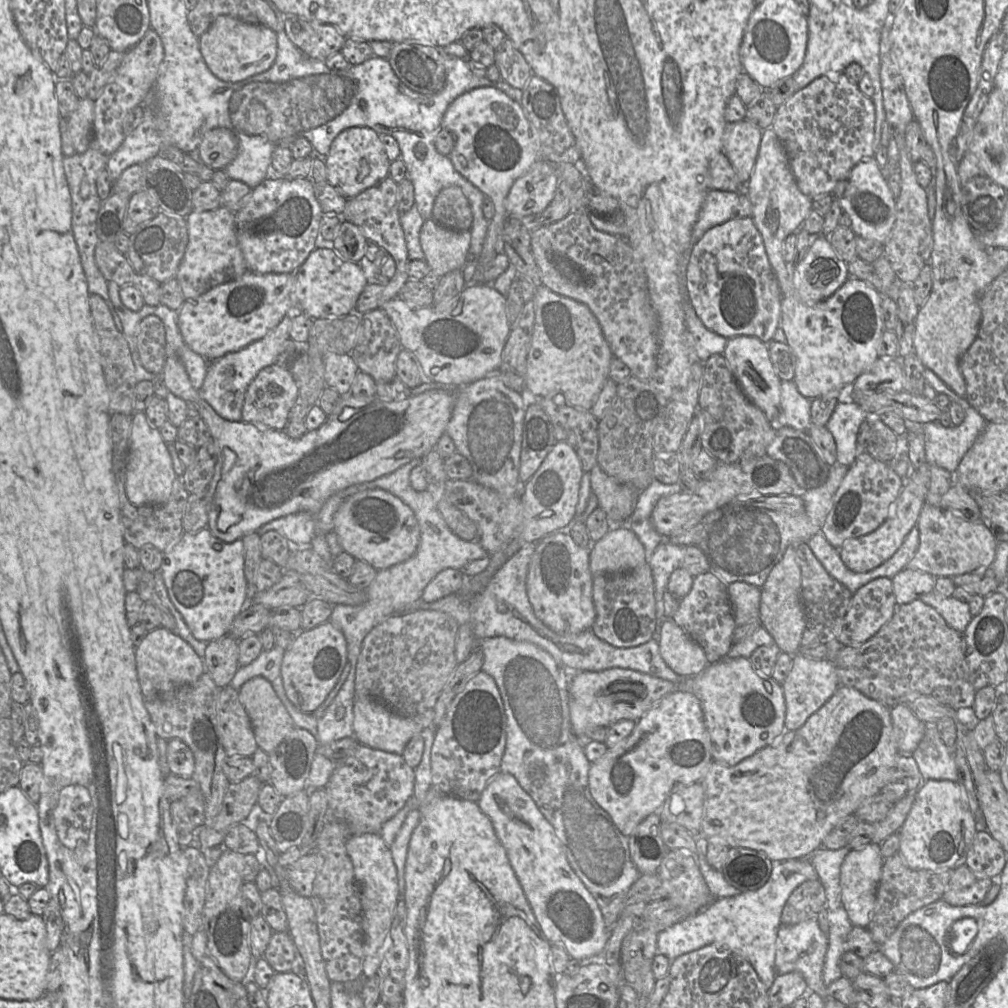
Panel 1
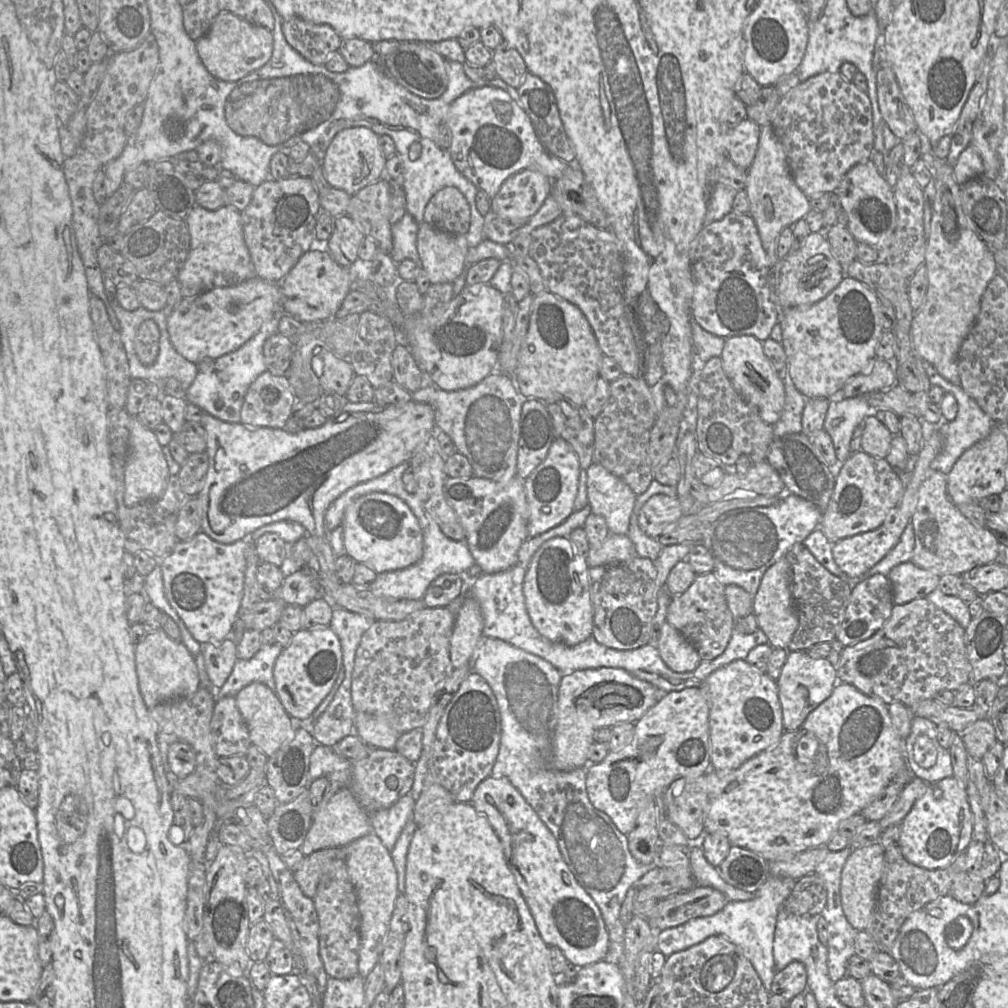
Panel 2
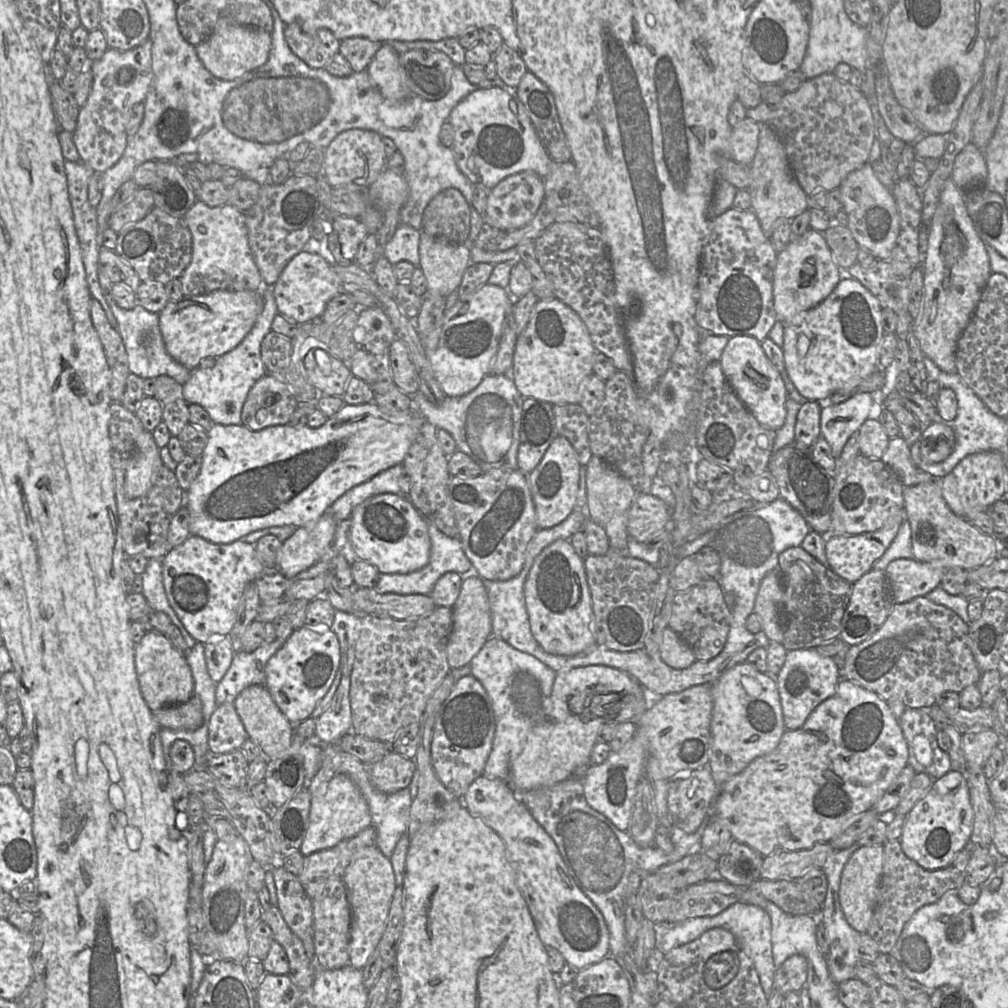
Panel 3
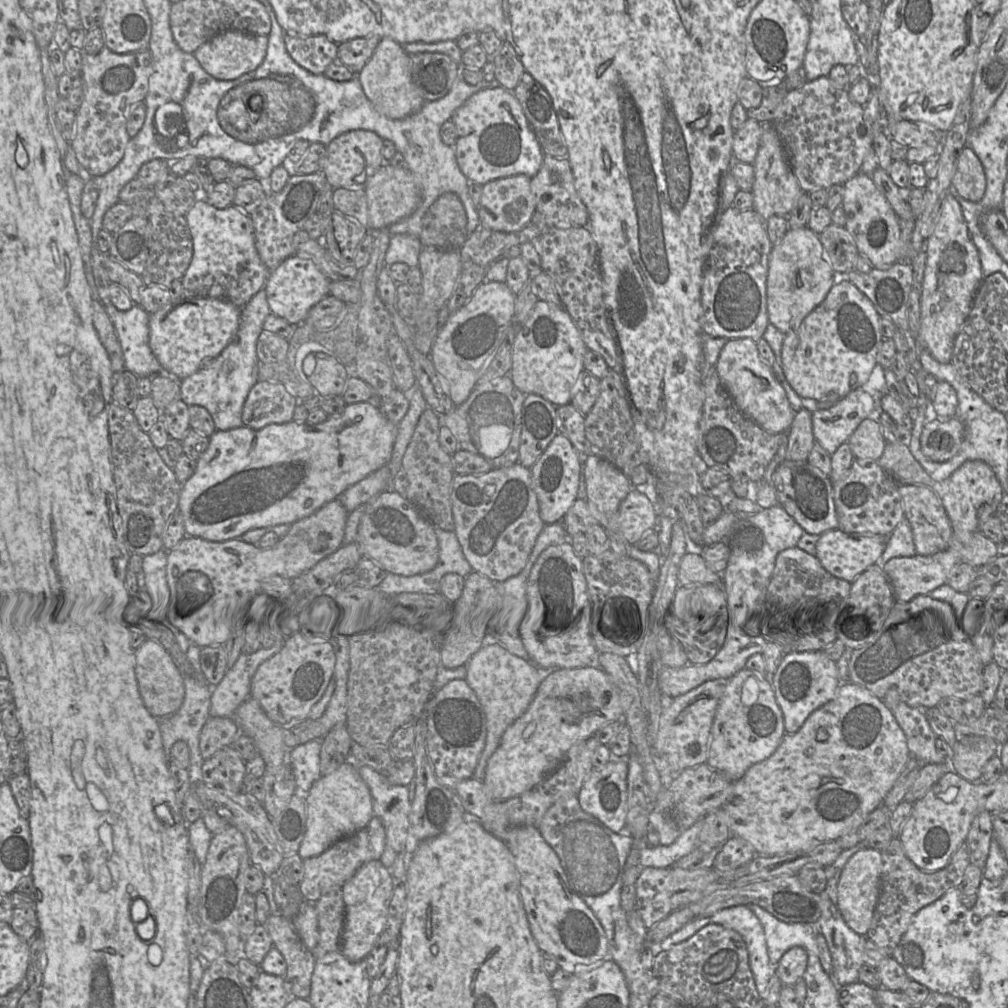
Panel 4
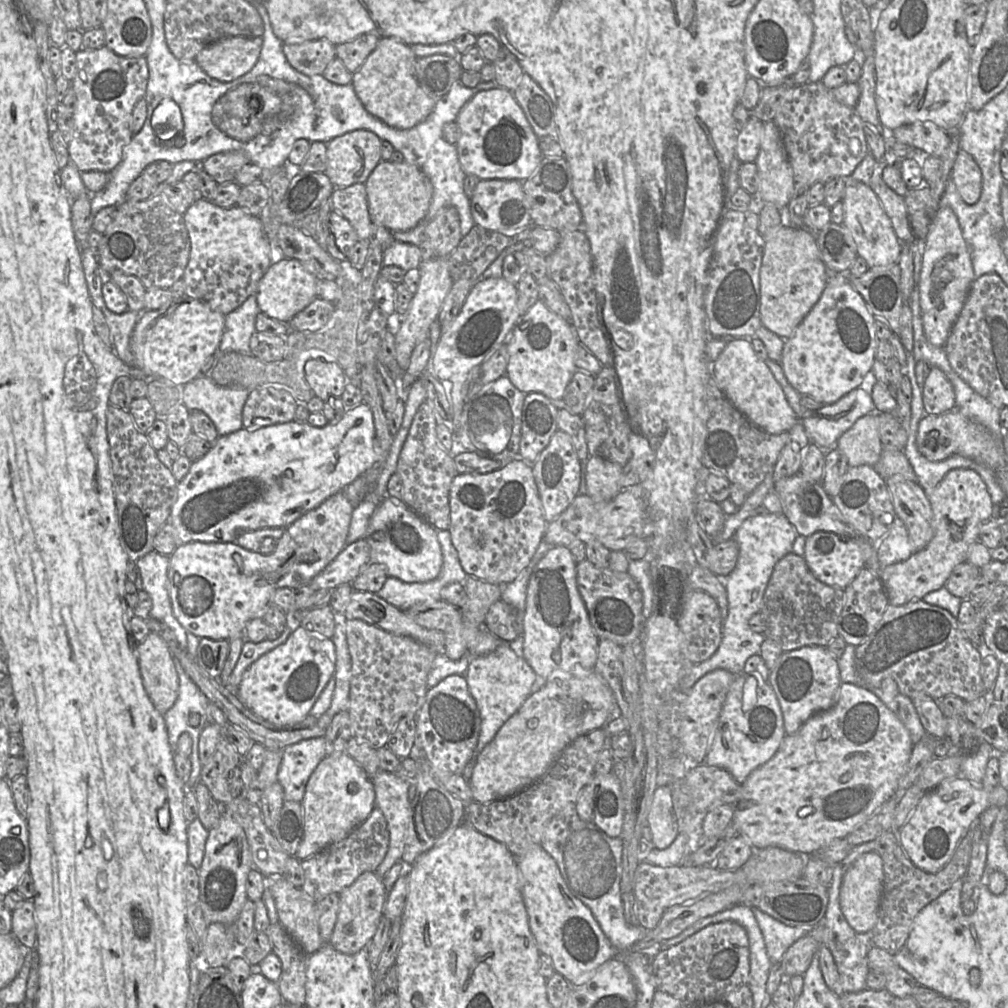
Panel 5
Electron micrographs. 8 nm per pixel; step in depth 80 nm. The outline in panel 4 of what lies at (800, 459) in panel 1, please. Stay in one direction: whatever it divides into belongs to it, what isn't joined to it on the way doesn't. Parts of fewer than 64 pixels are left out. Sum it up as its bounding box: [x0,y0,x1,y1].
[772,461,839,535]

